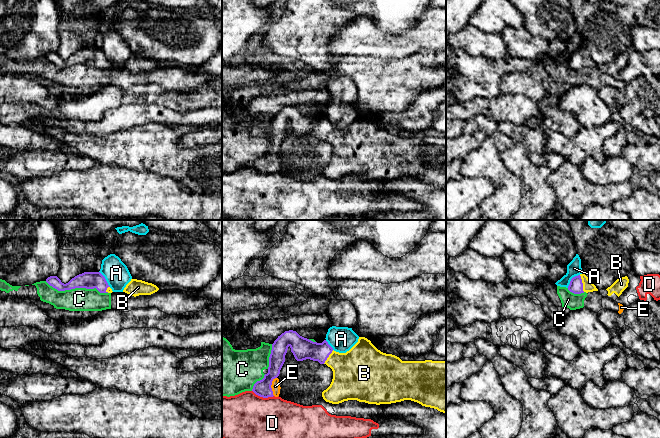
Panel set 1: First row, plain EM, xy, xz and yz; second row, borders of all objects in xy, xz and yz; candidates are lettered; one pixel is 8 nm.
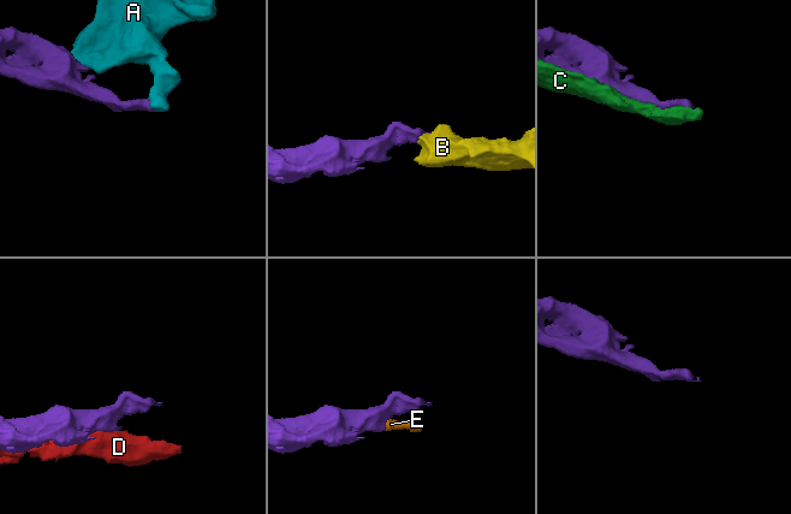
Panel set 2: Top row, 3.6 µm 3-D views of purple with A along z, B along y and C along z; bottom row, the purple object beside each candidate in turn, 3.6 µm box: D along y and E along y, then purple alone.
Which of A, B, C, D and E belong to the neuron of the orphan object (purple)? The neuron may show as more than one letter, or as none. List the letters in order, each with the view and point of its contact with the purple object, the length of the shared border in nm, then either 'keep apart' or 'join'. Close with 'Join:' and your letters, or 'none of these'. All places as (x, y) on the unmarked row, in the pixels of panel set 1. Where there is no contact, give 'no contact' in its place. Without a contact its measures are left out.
A: contact yz (571, 55); length 150 nm; keep apart
B: contact yz (582, 59); length 140 nm; join
C: contact xy (76, 63); length 500 nm; keep apart
D: contact xz (263, 173); length 180 nm; keep apart
E: contact xz (270, 162); length 150 nm; join
Join: B, E

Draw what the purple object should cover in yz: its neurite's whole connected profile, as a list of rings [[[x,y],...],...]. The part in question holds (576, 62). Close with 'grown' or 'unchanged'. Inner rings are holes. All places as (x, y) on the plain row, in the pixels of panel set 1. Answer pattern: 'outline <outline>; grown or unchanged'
outline [[[580,50],[571,55],[568,66],[574,70],[598,67],[596,62],[588,55],[585,50]]]; grown

